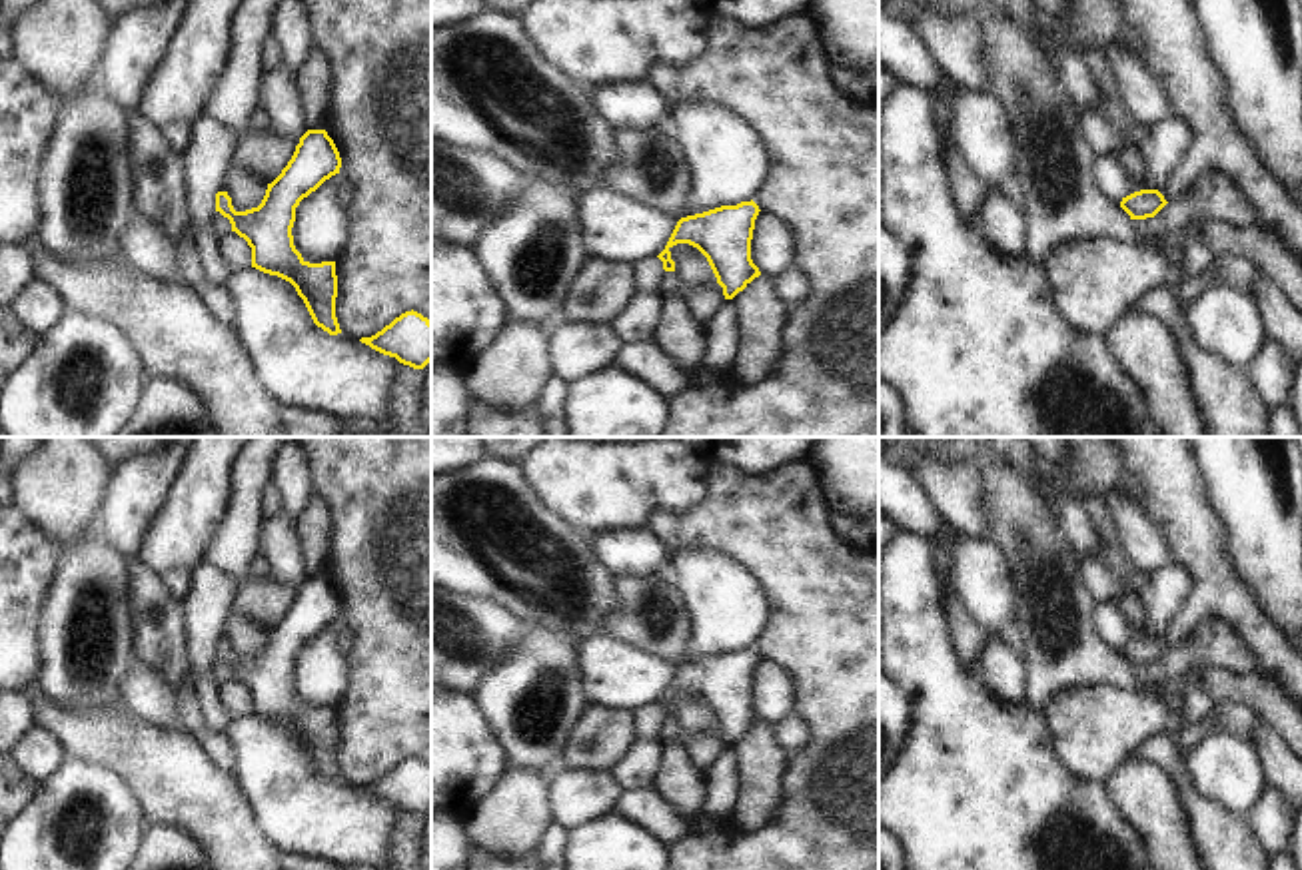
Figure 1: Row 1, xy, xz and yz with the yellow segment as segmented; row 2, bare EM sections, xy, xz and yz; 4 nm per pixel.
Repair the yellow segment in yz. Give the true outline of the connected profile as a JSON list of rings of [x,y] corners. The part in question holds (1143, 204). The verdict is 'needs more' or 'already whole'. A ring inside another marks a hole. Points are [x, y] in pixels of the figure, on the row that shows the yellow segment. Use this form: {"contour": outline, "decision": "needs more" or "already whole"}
{"contour": [[[1124,0],[1126,24],[1118,36],[1166,86],[1172,116],[1192,130],[1186,160],[1162,190],[1140,190],[1122,198],[1130,219],[1154,218],[1184,194],[1206,168],[1222,170],[1258,214],[1258,227],[1280,233],[1302,263],[1302,208],[1264,166],[1258,150],[1240,134],[1228,106],[1202,20],[1192,0]]], "decision": "needs more"}

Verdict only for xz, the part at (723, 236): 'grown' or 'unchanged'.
grown

